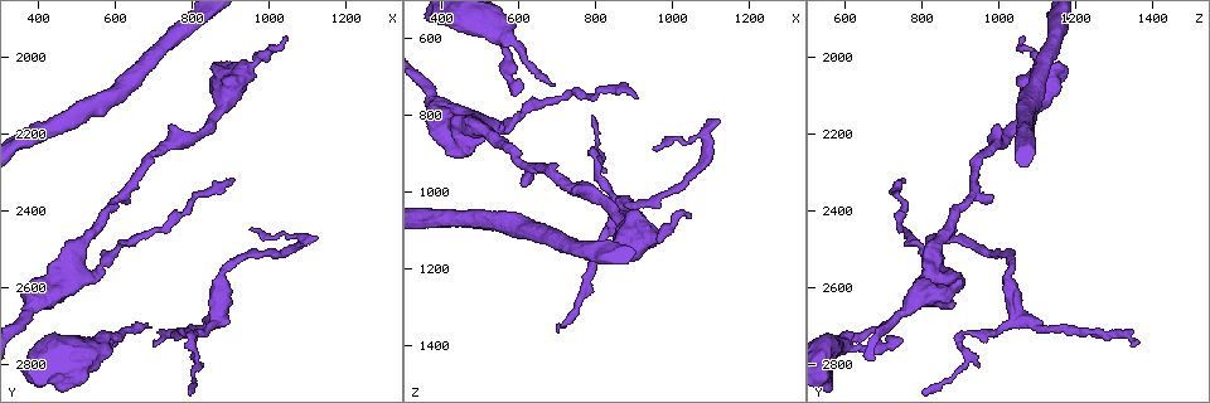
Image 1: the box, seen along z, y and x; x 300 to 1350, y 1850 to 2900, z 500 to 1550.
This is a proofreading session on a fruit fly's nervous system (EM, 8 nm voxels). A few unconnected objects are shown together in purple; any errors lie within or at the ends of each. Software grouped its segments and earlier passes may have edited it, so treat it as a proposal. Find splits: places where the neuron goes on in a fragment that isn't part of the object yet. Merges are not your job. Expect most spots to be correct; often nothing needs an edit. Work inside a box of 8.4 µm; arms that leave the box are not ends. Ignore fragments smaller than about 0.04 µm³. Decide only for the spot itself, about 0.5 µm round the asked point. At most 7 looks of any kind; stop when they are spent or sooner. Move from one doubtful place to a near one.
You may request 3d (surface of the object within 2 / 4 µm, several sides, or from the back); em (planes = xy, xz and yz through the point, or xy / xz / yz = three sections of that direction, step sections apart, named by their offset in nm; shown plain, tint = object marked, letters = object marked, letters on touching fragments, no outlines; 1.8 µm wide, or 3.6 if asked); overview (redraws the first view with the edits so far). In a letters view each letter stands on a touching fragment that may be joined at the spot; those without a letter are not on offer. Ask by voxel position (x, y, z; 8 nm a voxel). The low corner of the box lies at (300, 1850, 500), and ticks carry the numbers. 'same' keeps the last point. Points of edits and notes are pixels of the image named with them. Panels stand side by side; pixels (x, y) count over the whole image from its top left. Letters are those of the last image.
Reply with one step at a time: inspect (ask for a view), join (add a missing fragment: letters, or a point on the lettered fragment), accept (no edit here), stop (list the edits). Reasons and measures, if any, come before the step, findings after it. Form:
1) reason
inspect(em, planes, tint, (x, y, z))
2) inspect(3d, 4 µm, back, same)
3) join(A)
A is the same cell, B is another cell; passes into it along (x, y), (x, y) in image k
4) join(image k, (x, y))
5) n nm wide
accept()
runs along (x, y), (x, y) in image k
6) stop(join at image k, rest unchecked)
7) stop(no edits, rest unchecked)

branch stops here
inspect(3d, 4 µm, back, (580, 2735, 750))

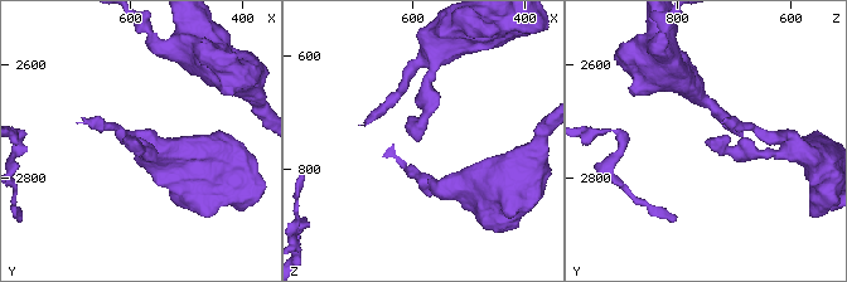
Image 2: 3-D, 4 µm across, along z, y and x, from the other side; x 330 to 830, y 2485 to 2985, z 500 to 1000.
inspect(em, xy, step 16, tint, (585, 2735, 745))

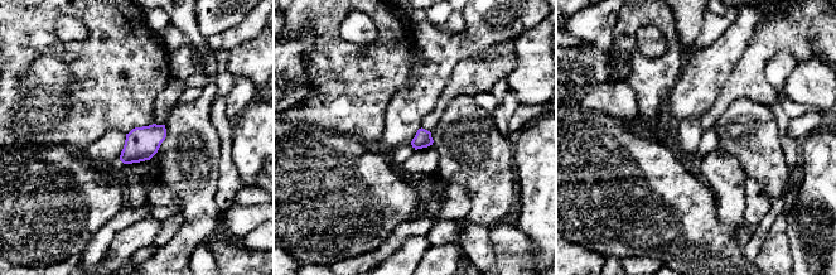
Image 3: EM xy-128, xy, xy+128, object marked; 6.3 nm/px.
cut it another way
inspect(em, planes, letters, same)

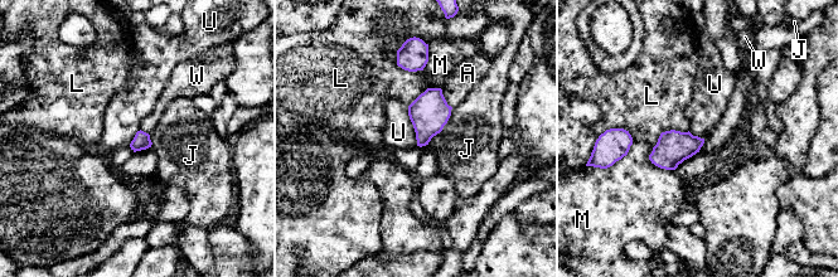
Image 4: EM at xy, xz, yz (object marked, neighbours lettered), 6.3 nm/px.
accept()
A, J, L, M, U and W are other cells; border along (407, 106), (417, 145) in image 4; no lettered fragment goes on from it

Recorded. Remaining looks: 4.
branch stops here
inspect(3d, 4 µm, (910, 2315, 755))

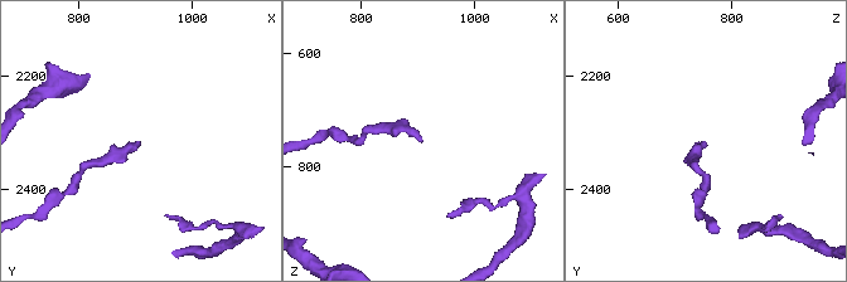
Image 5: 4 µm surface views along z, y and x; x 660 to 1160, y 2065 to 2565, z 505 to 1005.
inspect(em, 3.6 µm, planes, letters, (905, 2320, 755))

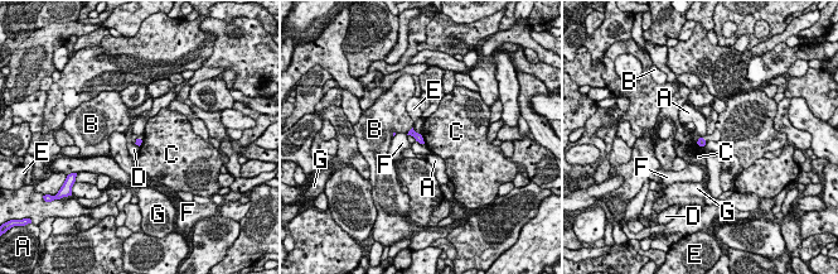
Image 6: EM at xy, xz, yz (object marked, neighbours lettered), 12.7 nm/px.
70 nm wide
accept()
A, B, C, D, E, F and G are other cells; border along (421, 135), (425, 143) in image 6; none of them fits

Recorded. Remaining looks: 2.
inspect(em, xy, step 8, tint, (1125, 2475, 810))

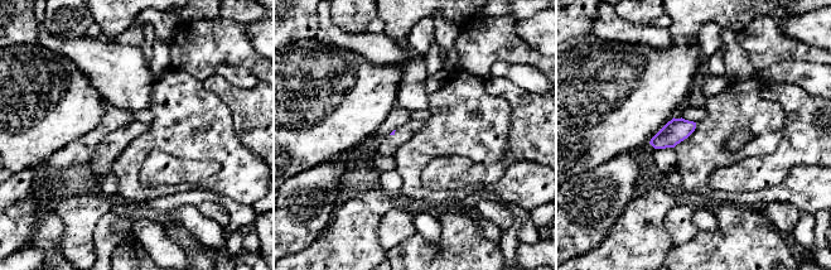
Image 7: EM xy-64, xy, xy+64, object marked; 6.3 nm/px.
another direction
inspect(em, yz, step 8, letters, same)

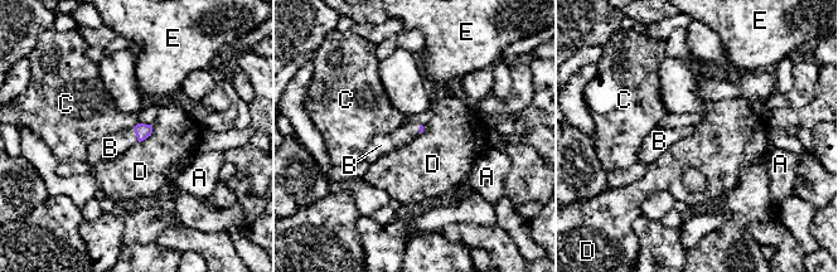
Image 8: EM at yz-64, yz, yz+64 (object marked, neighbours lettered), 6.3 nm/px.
join(B)
B is the same cell, A, C, D and E are other cells; passes into it along (143, 131), (136, 135), (110, 147) in image 8; the neuron continues

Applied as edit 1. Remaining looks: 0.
stop(join at image 8, rest unchecked)

